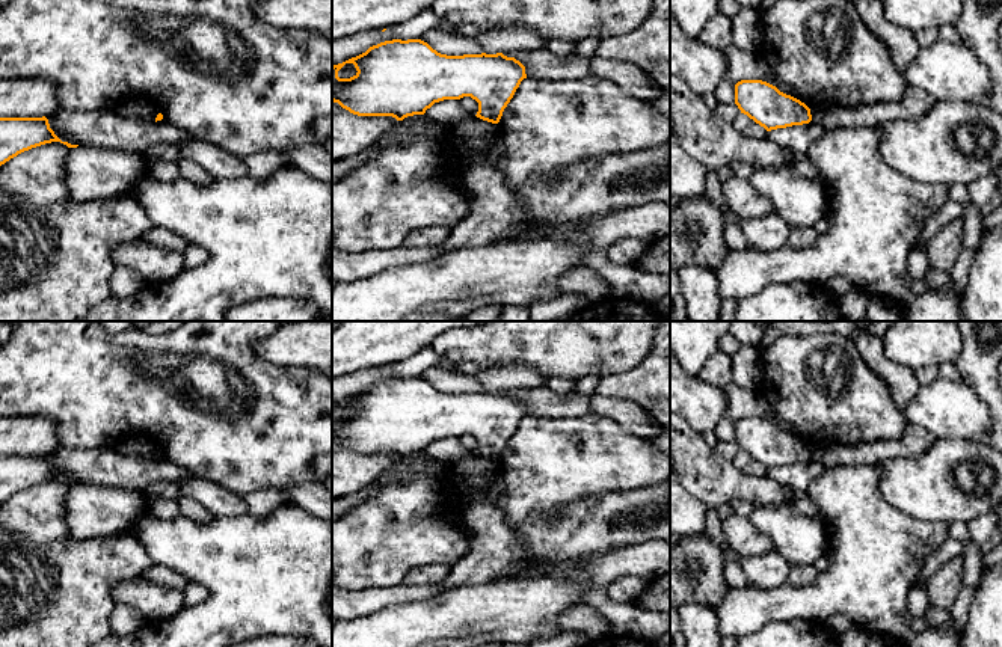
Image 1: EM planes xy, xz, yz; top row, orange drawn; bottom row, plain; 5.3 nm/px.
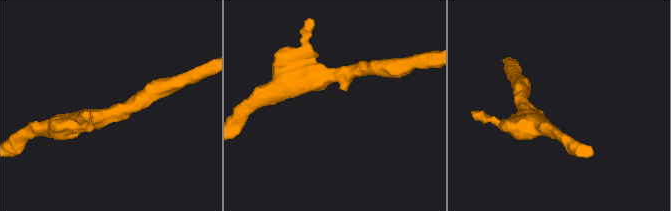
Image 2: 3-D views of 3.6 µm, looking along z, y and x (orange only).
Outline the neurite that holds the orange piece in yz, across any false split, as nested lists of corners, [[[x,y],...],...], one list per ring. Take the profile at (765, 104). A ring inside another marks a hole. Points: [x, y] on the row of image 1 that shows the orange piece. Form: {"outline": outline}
{"outline": [[[762,80],[738,81],[735,84],[735,104],[741,113],[767,131],[812,121],[810,109],[804,103]]]}

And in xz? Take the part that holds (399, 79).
{"outline": [[[392,39],[332,66],[332,101],[358,116],[392,116],[403,121],[424,115],[435,103],[471,97],[478,103],[475,116],[498,124],[524,78],[525,66],[503,53],[447,56],[421,39]],[[346,63],[353,63],[358,72],[350,78],[340,78],[338,71]]]}

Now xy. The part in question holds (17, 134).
{"outline": [[[42,116],[42,118],[0,118],[0,166],[5,164],[6,161],[9,161],[11,158],[17,157],[18,154],[24,152],[24,151],[29,151],[29,149],[32,149],[32,148],[36,148],[36,146],[41,146],[41,145],[45,145],[45,143],[51,143],[51,142],[60,142],[60,143],[66,145],[68,148],[77,148],[77,146],[78,146],[78,145],[71,145],[71,143],[68,143],[68,142],[62,142],[62,140],[54,134],[54,131],[50,128],[48,119],[47,119],[45,116]]]}

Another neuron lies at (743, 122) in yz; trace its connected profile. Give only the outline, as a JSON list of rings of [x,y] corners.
[[[739,113],[733,121],[733,125],[747,137],[765,137],[767,130],[750,119],[747,115]]]

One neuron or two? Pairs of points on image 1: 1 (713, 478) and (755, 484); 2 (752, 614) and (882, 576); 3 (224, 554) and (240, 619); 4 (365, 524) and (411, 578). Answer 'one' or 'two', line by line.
1: one
2: one
3: one
4: two

